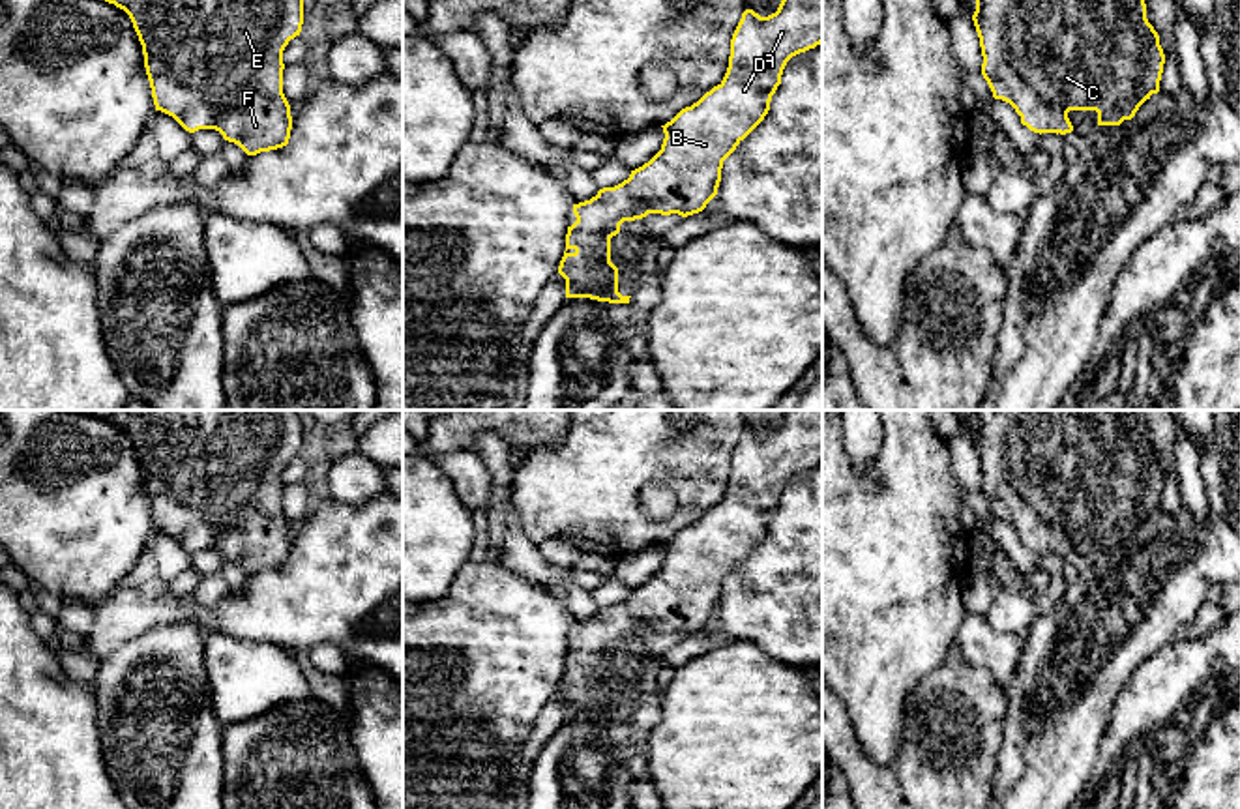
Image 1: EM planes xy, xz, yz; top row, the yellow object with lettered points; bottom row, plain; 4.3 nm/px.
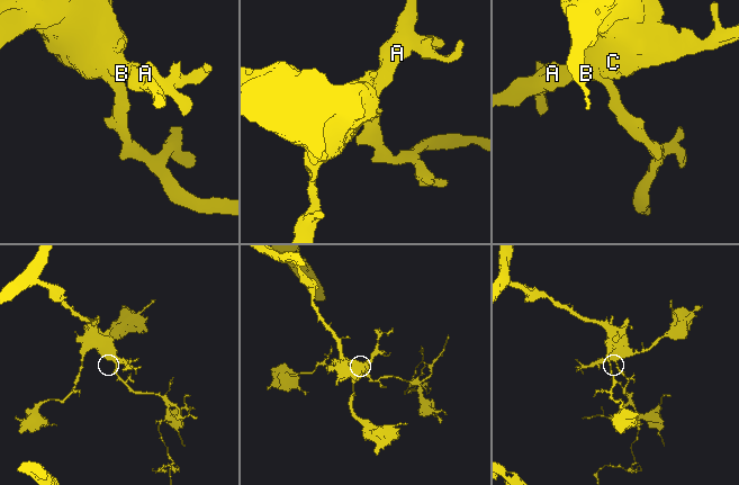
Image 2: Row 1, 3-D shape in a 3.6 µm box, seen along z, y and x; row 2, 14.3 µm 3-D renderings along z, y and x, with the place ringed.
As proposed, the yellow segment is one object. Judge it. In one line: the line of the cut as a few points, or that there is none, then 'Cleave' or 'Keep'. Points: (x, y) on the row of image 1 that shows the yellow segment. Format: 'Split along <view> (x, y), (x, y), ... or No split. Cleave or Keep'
No split. Keep

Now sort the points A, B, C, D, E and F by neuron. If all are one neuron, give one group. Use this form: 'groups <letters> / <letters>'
groups A B C D E F

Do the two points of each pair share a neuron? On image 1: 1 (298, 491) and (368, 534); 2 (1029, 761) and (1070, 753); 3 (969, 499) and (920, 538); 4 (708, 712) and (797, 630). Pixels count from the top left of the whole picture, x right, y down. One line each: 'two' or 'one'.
1: two
2: one
3: two
4: two

